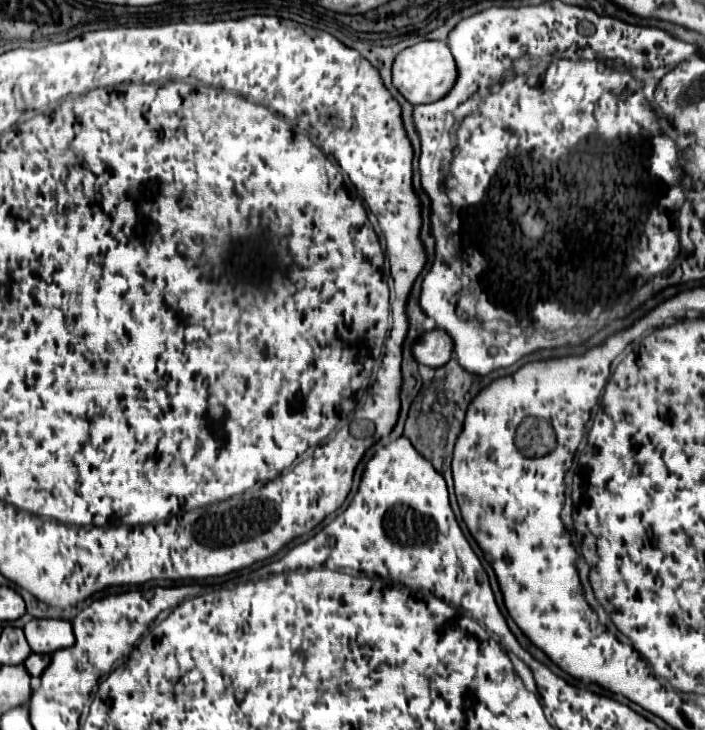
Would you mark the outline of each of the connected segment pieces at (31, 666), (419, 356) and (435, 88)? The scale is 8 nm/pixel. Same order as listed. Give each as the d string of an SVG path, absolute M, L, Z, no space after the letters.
M31 654L23 664L31 676L41 676L41 672L49 666L49 654Z
M441 328L425 332L413 348L415 360L419 364L431 366L431 368L445 366L449 362L451 354L453 354L453 338Z
M431 40L419 42L403 50L393 64L395 88L415 106L441 100L445 94L449 94L455 82L457 82L457 64L447 42L431 42Z

